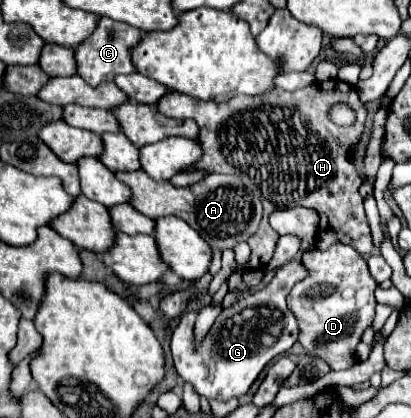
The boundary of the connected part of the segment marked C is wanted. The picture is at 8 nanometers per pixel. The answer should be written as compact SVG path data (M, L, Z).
M99 17L97 27L89 39L85 39L81 45L75 47L75 63L77 63L77 75L83 77L89 85L99 85L103 81L113 81L119 73L133 73L133 63L129 49L139 43L141 31L127 25L113 21L109 17Z

